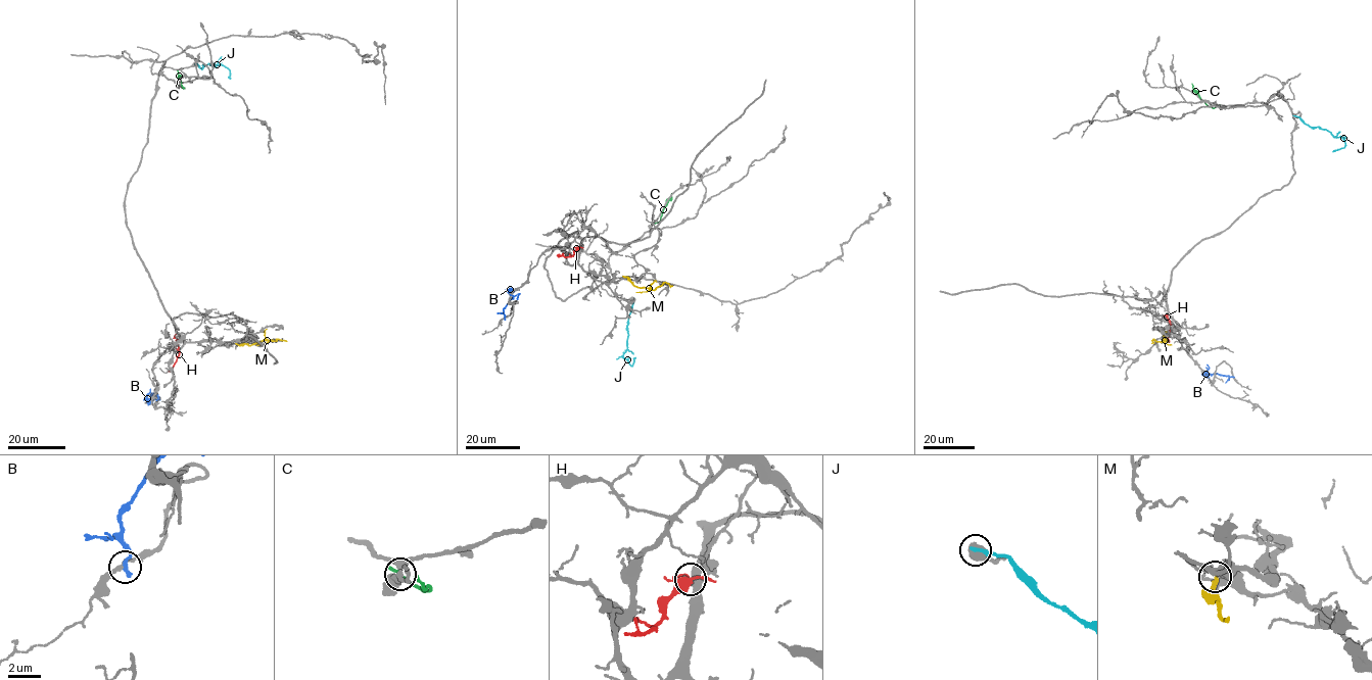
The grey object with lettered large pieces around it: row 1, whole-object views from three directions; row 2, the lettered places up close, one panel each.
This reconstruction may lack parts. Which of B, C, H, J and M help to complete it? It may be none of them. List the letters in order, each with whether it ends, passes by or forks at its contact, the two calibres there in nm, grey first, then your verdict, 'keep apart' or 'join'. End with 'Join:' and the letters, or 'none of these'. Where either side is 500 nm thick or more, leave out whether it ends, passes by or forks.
B: it ends there; 200 nm thick on the grey side, 300 nm on the other; keep apart
C: it ends there; 320 nm thick on the grey side, 240 nm on the other; keep apart
H: it ends there; 400 nm thick on the grey side, 110 nm on the other; keep apart
J: 750 nm thick on the grey side, 280 nm on the other; keep apart
M: it ends there; 130 nm thick on the grey side, 240 nm on the other; keep apart
Join: none of these

